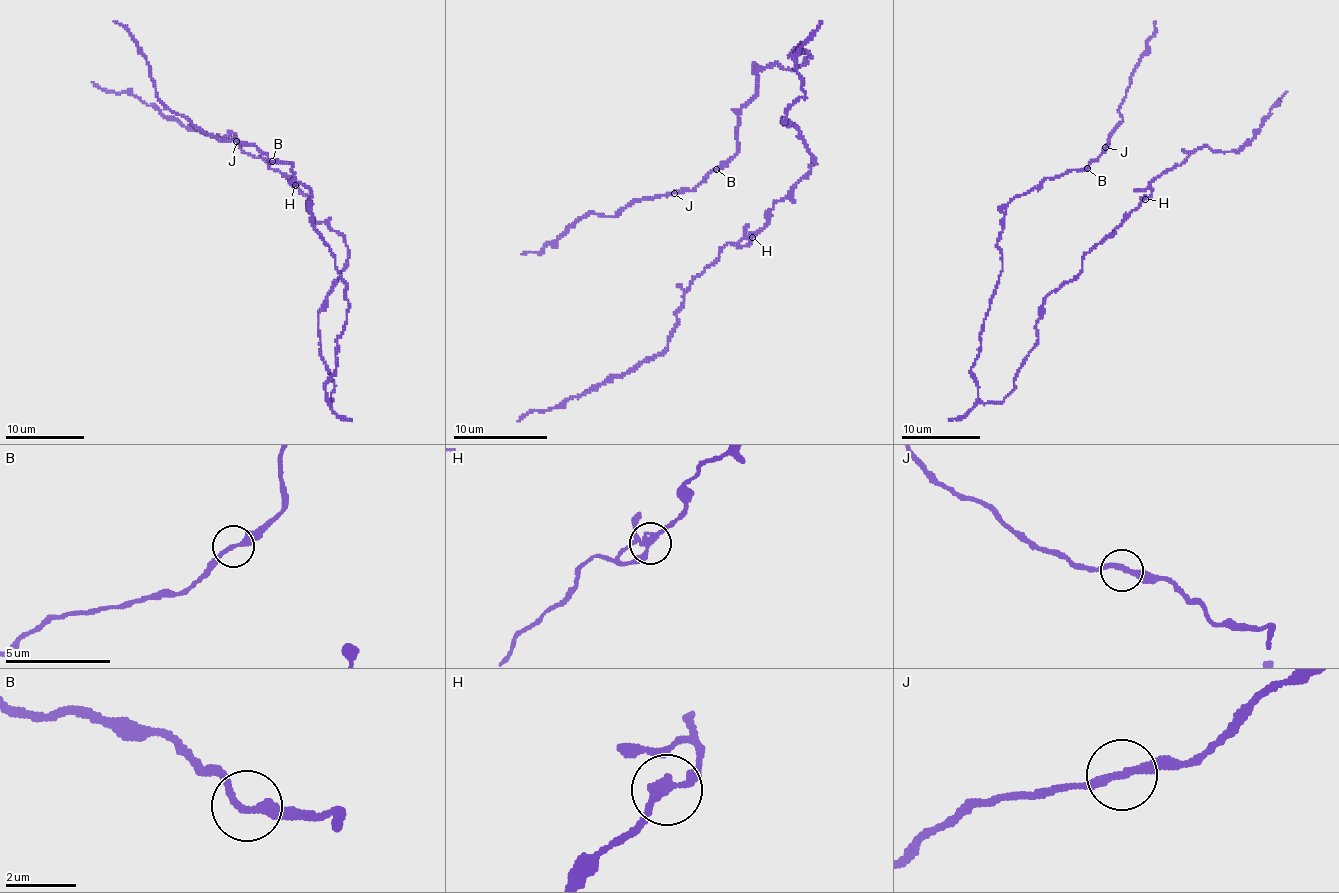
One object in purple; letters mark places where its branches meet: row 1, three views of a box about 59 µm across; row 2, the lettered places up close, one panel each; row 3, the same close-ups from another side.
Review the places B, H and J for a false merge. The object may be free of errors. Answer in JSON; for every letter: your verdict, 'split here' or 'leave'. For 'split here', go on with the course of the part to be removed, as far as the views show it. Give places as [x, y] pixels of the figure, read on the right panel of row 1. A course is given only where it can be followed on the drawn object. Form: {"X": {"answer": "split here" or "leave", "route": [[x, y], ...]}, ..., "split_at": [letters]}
{"B": {"answer": "leave"}, "H": {"answer": "leave"}, "J": {"answer": "leave"}, "split_at": []}

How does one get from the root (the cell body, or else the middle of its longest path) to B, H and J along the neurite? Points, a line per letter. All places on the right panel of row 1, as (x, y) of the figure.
B: (996, 401), (984, 403), (978, 397), (971, 367), (1002, 269), (997, 241), (1006, 206), (1048, 178), (1087, 168)
H: (996, 401), (1014, 388), (1017, 370), (1036, 342), (1043, 300), (1080, 272), (1084, 256), (1144, 199)
J: (996, 401), (978, 397), (971, 367), (1002, 269), (997, 241), (1006, 206), (1048, 178), (1087, 168), (1105, 147)

